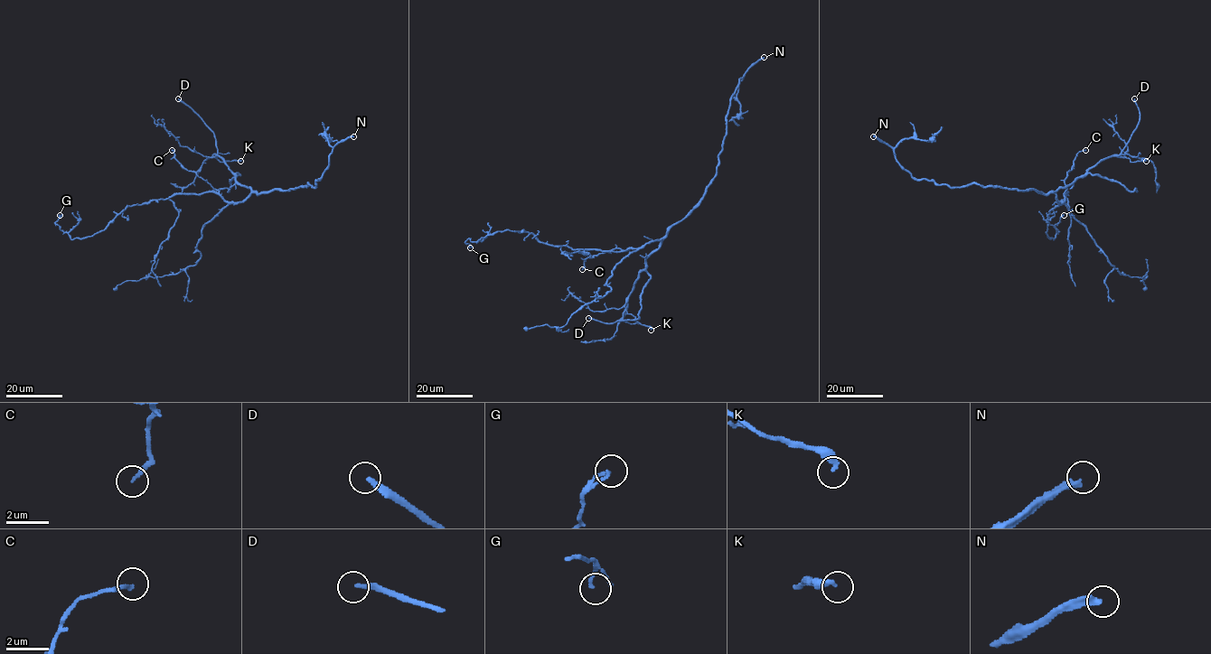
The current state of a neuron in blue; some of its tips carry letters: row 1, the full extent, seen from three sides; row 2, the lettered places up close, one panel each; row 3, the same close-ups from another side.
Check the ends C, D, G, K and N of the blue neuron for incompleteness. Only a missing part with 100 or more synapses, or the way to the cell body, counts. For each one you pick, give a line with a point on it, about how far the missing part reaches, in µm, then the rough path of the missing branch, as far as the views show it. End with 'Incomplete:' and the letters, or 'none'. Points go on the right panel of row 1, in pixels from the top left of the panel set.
D: place (1134, 98); missing 60 µm
N: place (873, 136); missing 70 µm; course (873, 136), (907, 135), (907, 144), (885, 180), (856, 206), (860, 219)
Incomplete: D, N

